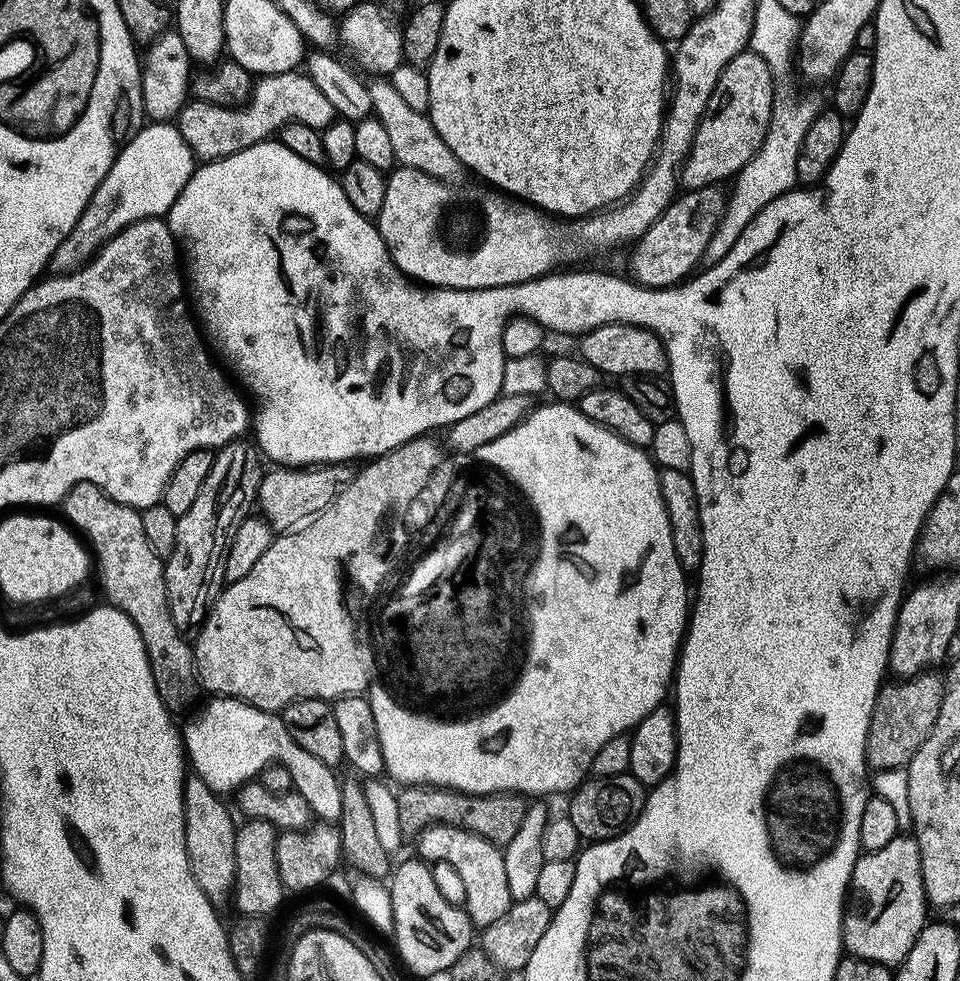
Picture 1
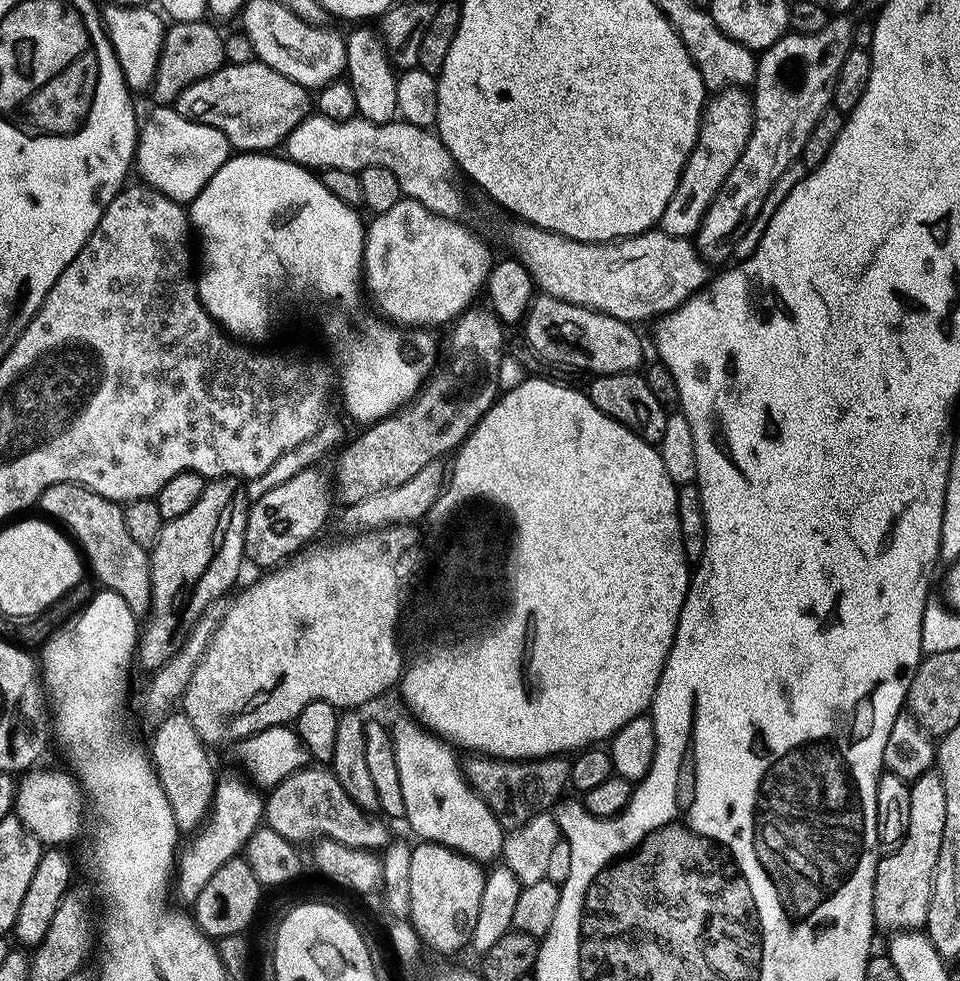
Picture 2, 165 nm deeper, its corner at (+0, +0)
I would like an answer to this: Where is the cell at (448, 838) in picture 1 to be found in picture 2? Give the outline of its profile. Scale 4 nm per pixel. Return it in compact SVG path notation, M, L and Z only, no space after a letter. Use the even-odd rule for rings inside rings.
M408 714L403 715L390 724L394 758L398 758L398 778L402 782L402 802L406 802L403 819L408 820L421 841L453 848L455 852L477 862L492 860L495 856L497 859L504 850L506 829L500 825L490 806L482 802L480 795L464 779L461 757L456 757L457 749L448 741L440 739L436 733L428 731L419 720Z

